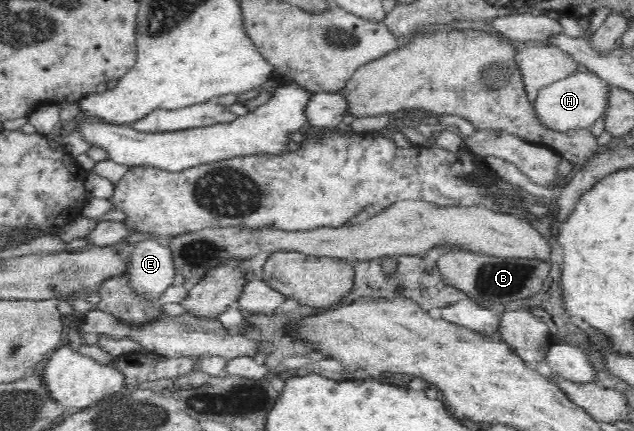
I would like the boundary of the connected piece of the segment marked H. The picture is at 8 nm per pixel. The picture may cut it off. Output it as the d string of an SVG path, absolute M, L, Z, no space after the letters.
M576 69L568 76L543 86L537 94L533 107L540 121L554 130L590 129L606 111L610 100L610 88L611 84L602 77Z

